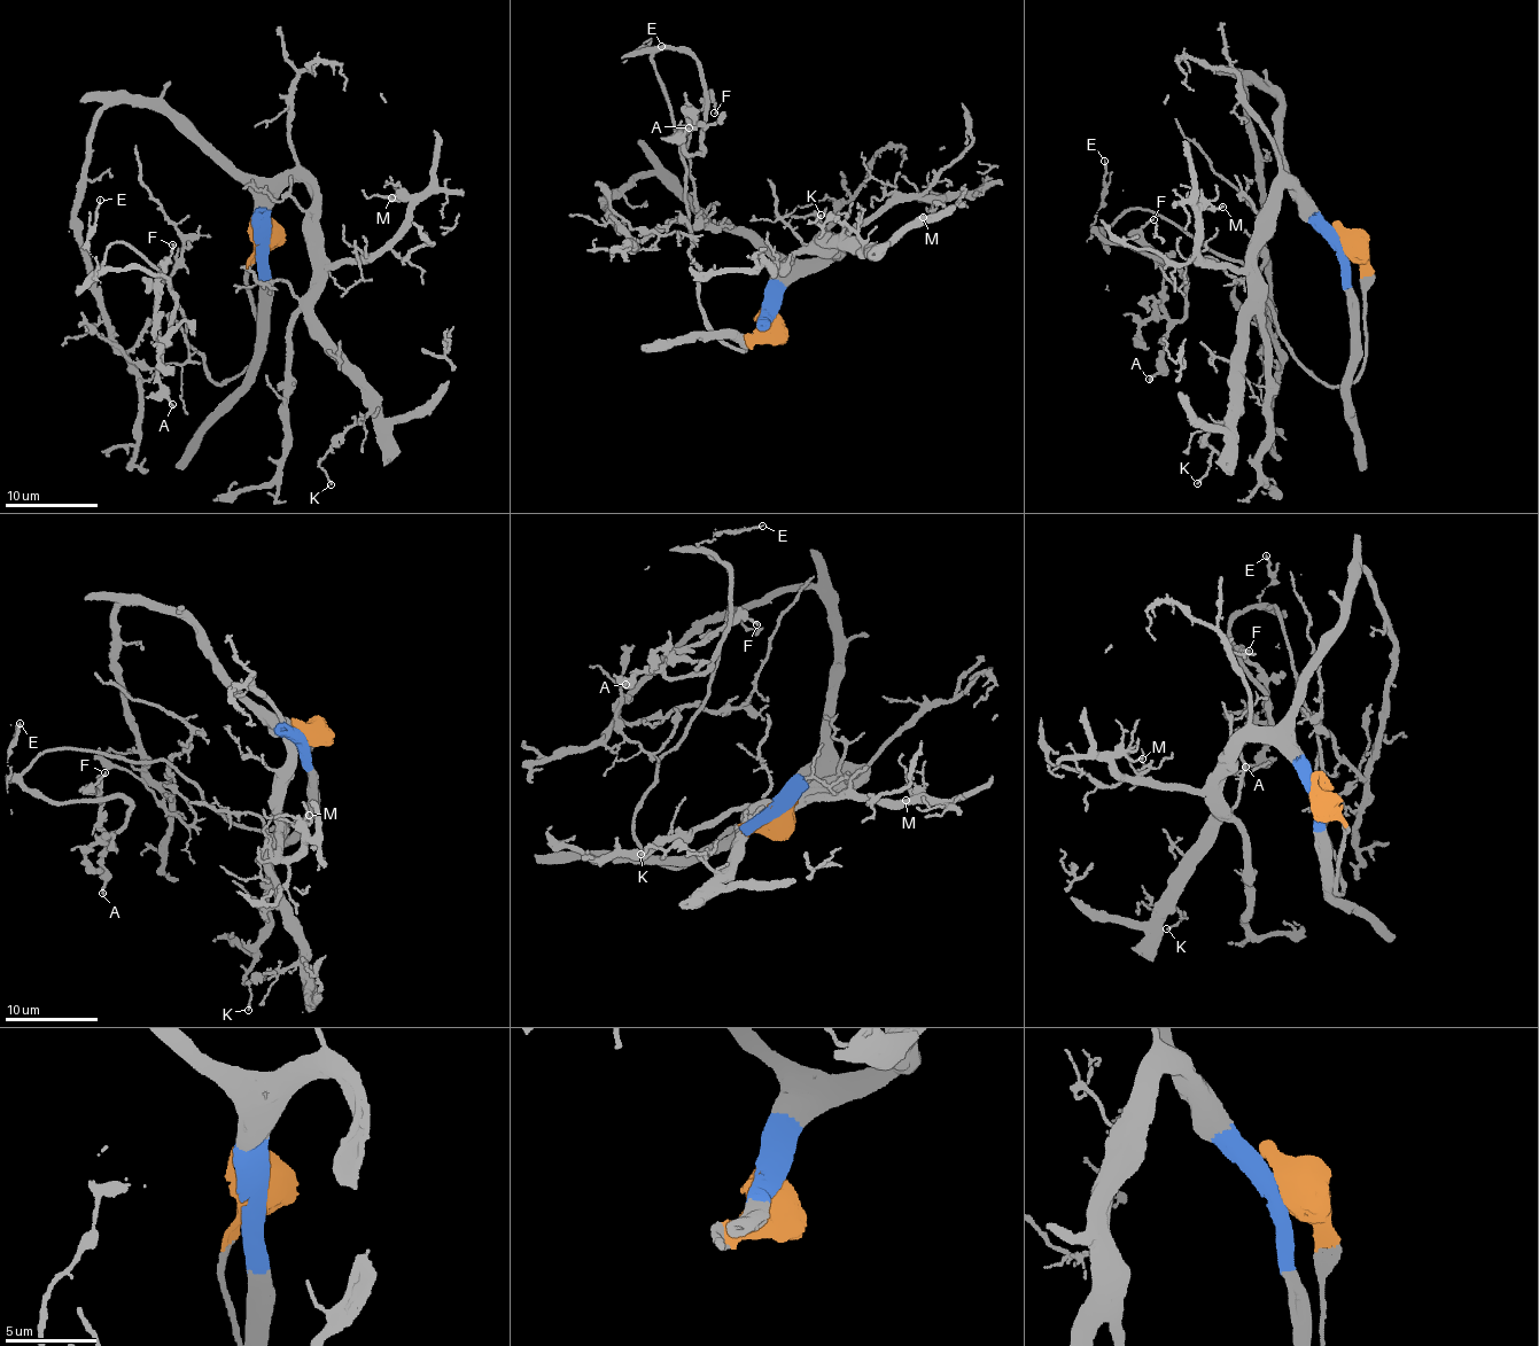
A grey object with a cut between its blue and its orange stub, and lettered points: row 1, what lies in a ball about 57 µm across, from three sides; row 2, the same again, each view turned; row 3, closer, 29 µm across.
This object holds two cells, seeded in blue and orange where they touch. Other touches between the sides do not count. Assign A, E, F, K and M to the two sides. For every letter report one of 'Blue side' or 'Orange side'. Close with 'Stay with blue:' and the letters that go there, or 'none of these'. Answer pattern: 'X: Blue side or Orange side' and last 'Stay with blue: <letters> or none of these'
A: Orange side
E: Orange side
F: Orange side
K: Blue side
M: Blue side
Stay with blue: K, M

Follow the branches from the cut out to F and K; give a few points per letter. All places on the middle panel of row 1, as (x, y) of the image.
F: (768, 318), (739, 344), (741, 352), (722, 339), (699, 300), (688, 171), (657, 51), (689, 52), (714, 113)
K: (768, 316), (792, 281), (836, 256), (832, 241), (817, 242), (863, 247), (836, 220), (811, 224), (821, 214)

